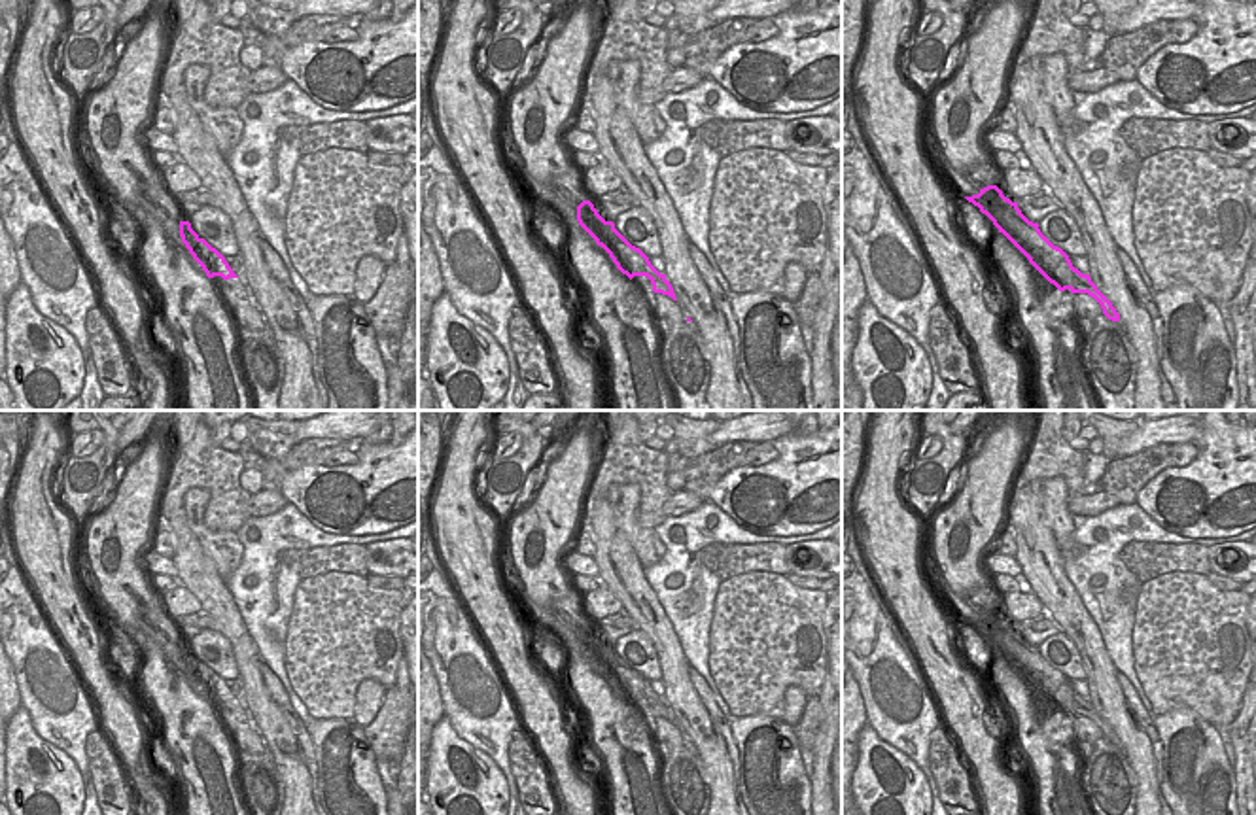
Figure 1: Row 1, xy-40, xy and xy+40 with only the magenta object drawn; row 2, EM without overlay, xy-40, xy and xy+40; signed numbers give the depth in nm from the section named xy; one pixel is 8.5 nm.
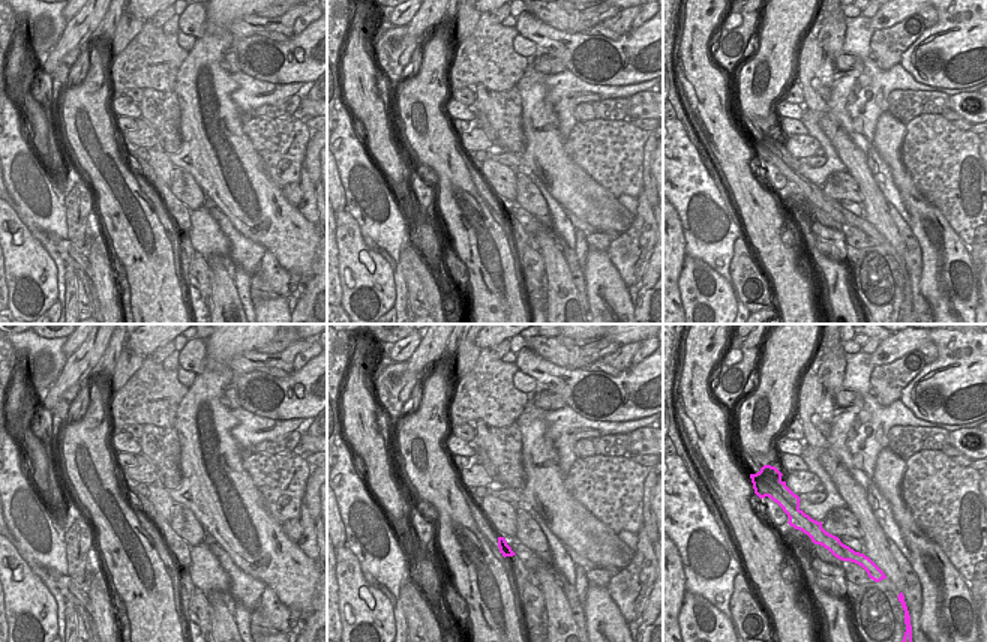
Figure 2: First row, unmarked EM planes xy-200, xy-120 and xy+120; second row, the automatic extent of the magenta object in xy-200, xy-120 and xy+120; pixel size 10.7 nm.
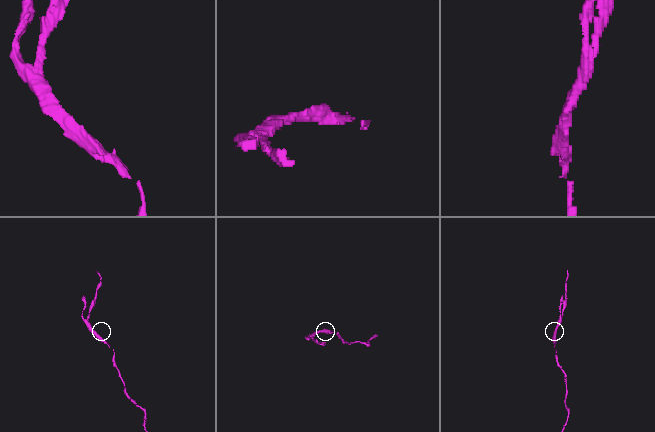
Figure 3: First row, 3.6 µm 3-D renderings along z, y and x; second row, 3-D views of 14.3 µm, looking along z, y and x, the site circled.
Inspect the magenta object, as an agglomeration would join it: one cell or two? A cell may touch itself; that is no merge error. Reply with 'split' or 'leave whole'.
split

